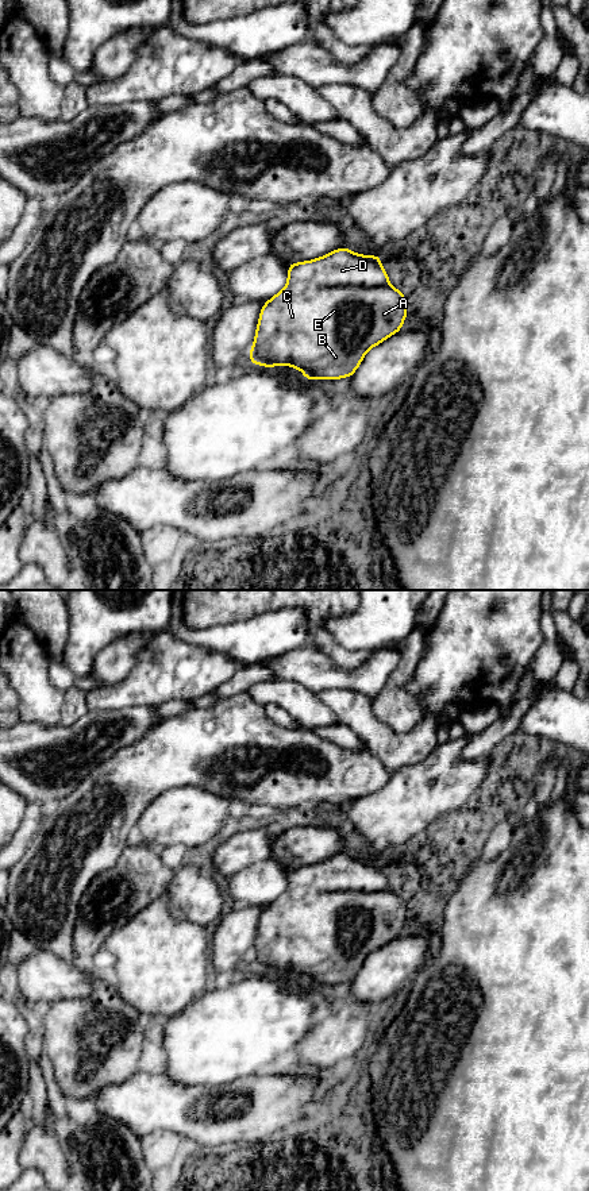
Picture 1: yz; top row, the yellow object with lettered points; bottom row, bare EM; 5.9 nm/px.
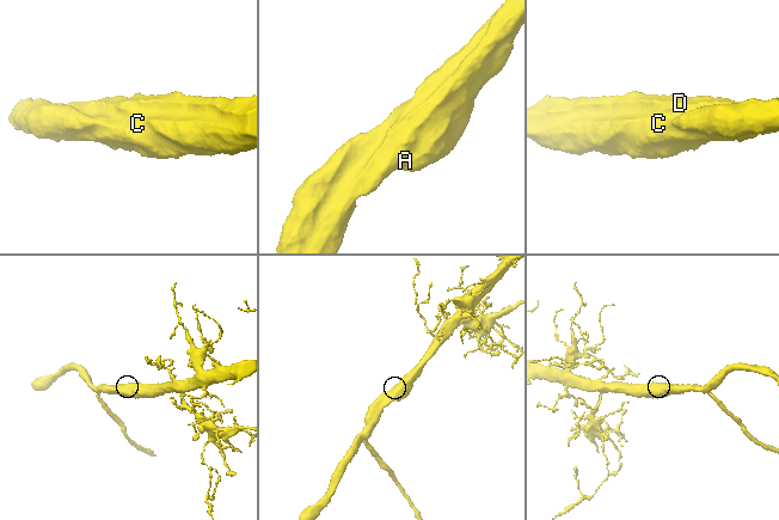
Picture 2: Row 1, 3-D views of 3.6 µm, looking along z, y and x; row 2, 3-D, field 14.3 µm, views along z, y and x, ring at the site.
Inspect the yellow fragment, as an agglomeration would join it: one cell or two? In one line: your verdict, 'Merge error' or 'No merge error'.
No merge error

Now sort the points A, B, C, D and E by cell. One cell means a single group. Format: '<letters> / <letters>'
A B C D E

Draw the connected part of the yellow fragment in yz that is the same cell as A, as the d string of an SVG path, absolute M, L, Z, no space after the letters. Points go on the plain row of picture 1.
M338 853L317 864L289 868L286 891L267 905L259 917L251 968L274 972L286 970L303 976L305 984L340 984L351 982L366 957L399 937L407 922L405 901L389 889L380 860L366 862Z

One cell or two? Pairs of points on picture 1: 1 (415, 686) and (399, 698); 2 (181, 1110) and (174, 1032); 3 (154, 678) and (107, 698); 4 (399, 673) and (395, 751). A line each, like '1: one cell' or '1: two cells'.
1: two cells
2: two cells
3: one cell
4: two cells

